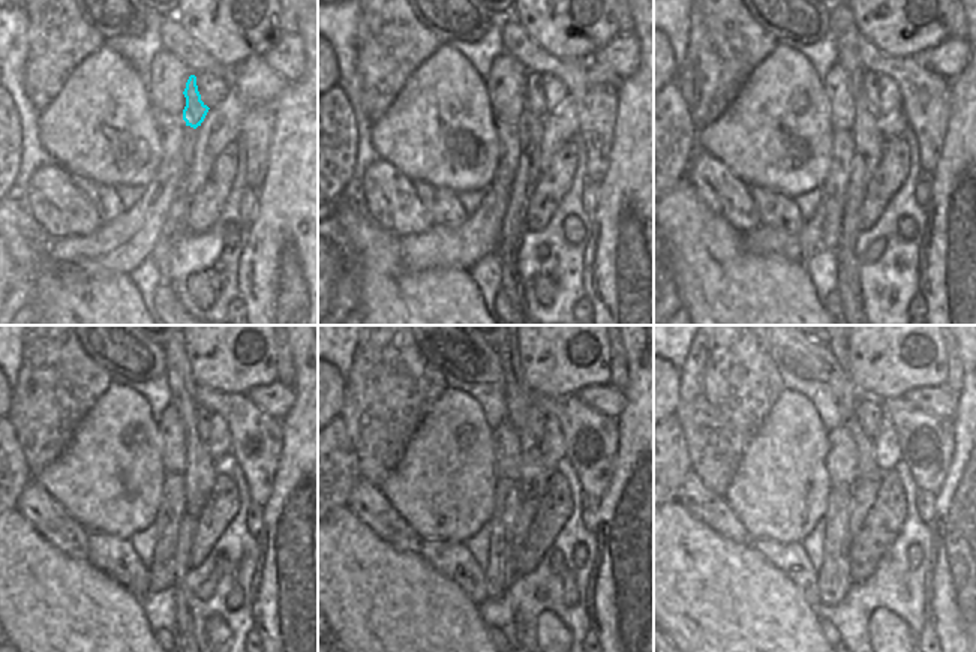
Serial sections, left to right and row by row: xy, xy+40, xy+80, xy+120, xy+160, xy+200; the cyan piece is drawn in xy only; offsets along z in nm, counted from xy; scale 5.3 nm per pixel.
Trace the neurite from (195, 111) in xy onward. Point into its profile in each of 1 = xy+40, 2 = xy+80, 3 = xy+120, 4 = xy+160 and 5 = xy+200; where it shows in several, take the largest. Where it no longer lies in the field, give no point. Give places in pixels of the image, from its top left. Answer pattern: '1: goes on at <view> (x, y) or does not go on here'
1: goes on at xy+40 (534, 102)
2: goes on at xy+80 (870, 78)
3: goes on at xy+120 (201, 415)
4: goes on at xy+160 (535, 418)
5: goes on at xy+200 (867, 409)

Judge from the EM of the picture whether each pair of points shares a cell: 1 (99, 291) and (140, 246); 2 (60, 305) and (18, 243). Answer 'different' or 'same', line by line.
1: different
2: different

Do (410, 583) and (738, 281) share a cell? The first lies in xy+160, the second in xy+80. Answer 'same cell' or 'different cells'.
same cell

